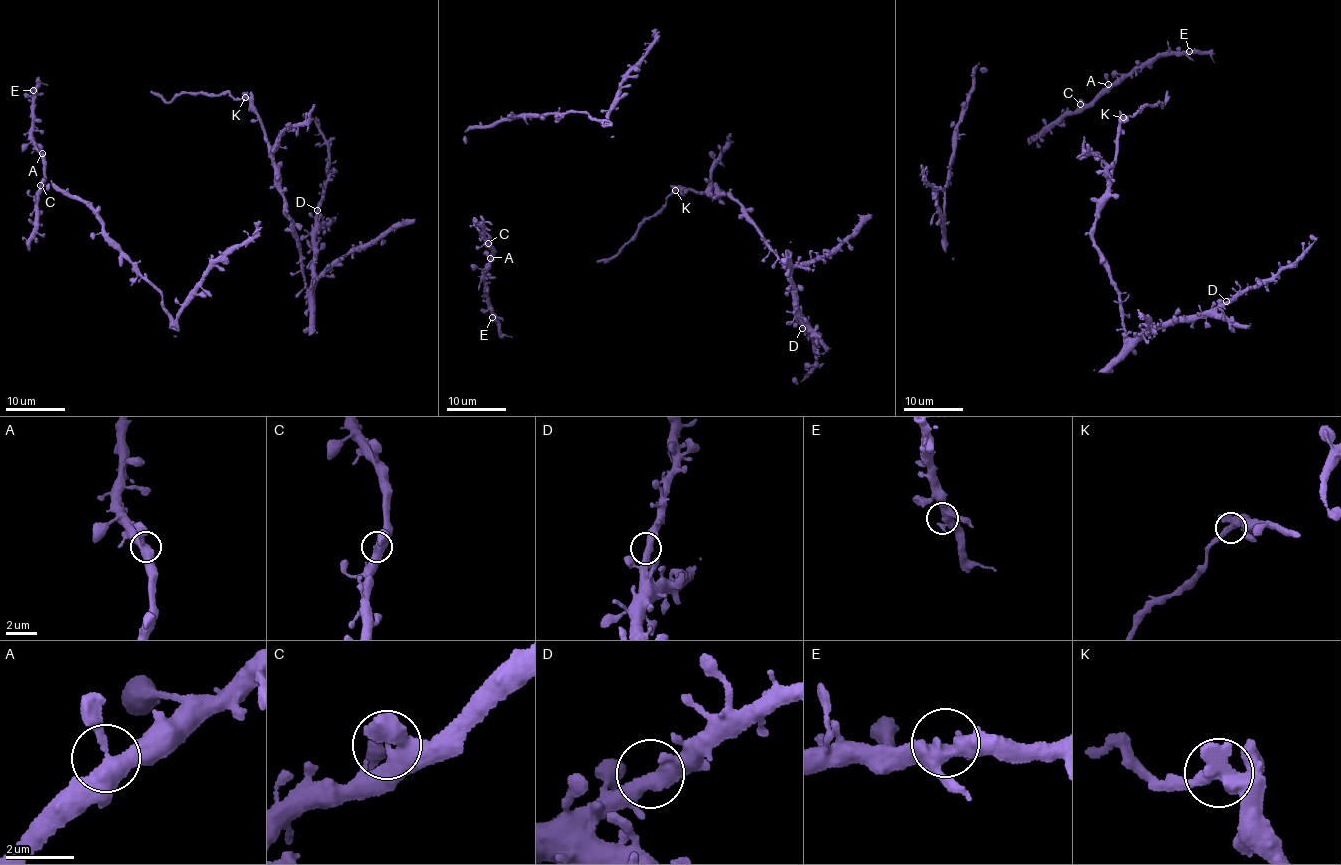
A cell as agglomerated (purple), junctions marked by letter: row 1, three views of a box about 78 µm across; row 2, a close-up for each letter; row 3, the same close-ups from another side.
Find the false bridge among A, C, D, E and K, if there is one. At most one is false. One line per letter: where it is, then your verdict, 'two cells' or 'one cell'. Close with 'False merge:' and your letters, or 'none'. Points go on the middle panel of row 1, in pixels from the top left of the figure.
A: place (490, 258); one cell
C: place (488, 243); one cell
D: place (802, 328); one cell
E: place (492, 317); one cell
K: place (675, 190); two cells
False merge: K

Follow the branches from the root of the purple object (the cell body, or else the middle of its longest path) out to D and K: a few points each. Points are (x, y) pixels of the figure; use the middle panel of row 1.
D: (715, 197), (728, 194), (732, 197), (786, 268), (793, 286), (796, 316), (802, 328)
K: (715, 197), (710, 189), (703, 192), (685, 186), (674, 191)

